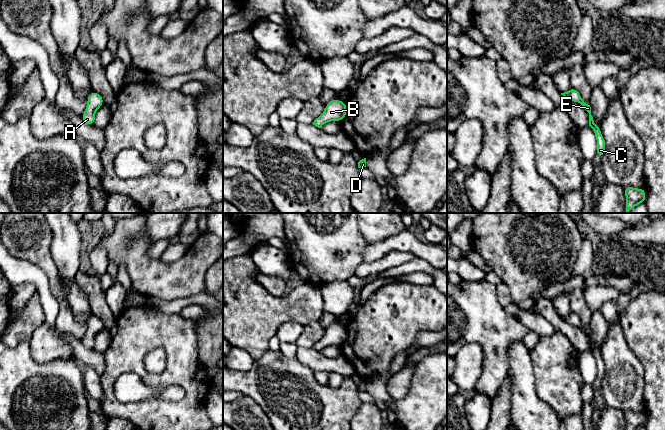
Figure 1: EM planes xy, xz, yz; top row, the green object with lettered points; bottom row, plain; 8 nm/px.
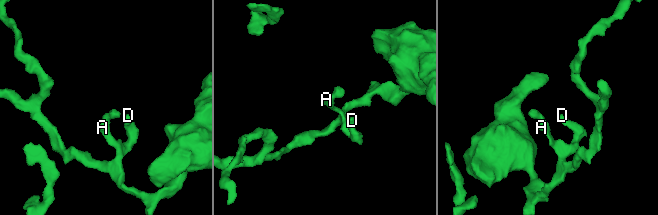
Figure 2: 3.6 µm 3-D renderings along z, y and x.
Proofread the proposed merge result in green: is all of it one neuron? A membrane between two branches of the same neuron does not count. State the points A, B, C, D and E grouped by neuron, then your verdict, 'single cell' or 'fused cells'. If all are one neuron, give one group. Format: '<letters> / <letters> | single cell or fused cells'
A B C D E | single cell

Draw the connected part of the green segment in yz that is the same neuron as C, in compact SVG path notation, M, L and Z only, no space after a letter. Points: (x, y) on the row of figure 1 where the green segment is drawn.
M572 86L567 92L561 93L565 98L569 99L572 102L580 103L585 110L589 113L589 126L592 128L595 138L597 141L597 153L601 156L605 151L605 140L601 133L601 128L598 124L596 124L591 115L591 107L586 104L581 97L581 94L578 90L574 89Z

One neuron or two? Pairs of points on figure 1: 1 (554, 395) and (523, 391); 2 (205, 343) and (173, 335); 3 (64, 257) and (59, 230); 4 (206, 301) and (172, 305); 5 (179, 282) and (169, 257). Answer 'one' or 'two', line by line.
1: two
2: two
3: one
4: one
5: two

